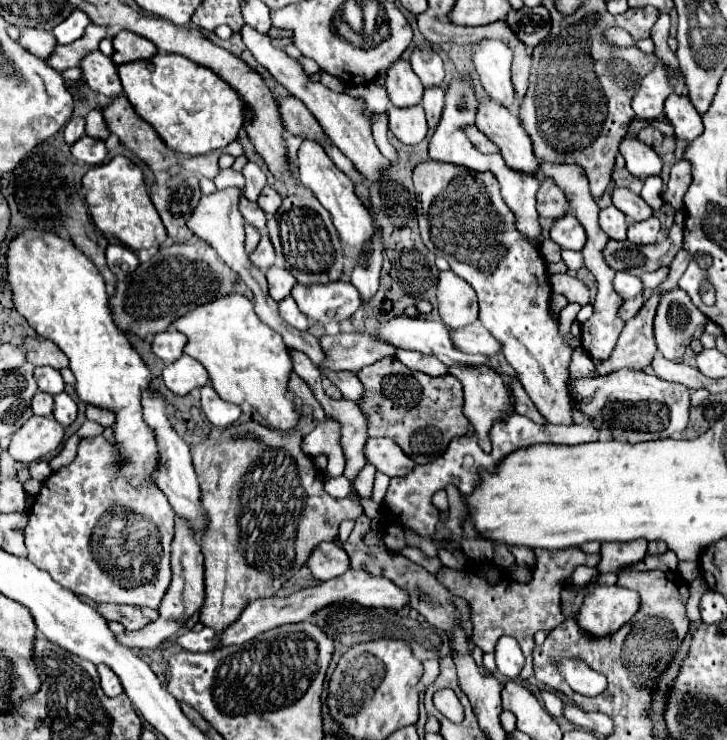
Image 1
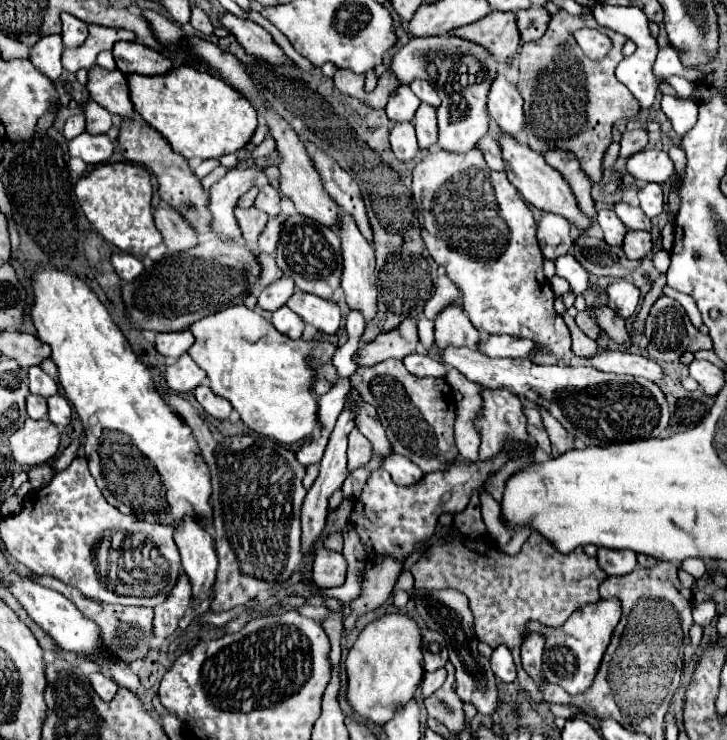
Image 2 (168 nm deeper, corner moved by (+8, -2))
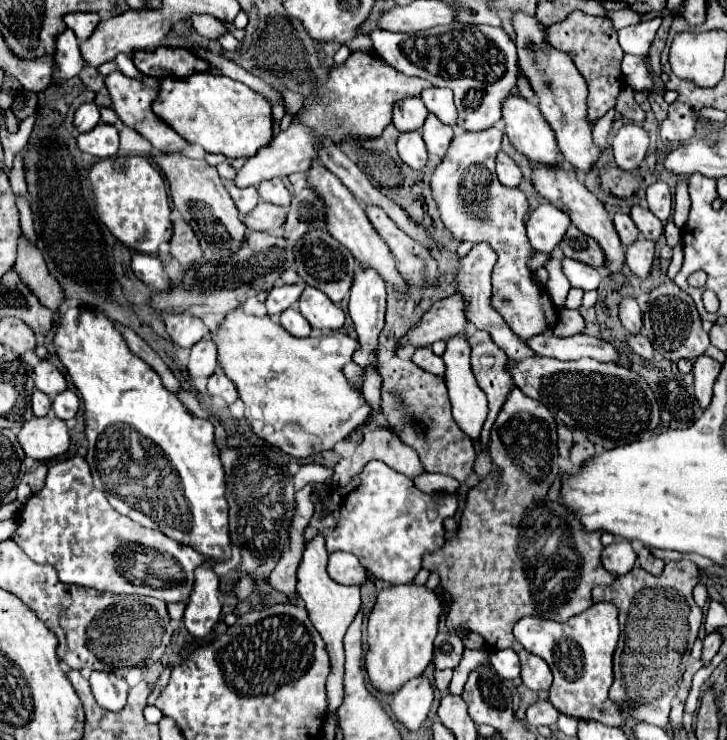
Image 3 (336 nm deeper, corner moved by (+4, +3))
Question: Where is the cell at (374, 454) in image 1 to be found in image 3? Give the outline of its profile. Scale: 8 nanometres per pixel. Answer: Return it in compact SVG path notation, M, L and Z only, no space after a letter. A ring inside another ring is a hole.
M422 472L420 476L416 476L416 480L412 480L414 486L424 492L424 494L438 494L438 492L456 492L460 482L444 476L444 474L430 474L430 472Z

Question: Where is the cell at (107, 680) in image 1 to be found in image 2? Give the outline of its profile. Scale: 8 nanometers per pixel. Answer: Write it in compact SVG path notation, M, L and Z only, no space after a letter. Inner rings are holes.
M90 673L88 675L88 679L90 679L90 683L92 683L92 687L94 687L94 691L100 695L100 699L102 701L112 701L114 699L114 695L118 693L118 683L114 681L114 679L110 679L110 677L106 677L104 673Z

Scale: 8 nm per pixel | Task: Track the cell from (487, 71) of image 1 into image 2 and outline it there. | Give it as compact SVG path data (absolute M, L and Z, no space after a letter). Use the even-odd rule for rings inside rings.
M498 75L492 83L488 95L488 113L510 137L518 137L524 129L524 99L518 89L506 81L504 75Z

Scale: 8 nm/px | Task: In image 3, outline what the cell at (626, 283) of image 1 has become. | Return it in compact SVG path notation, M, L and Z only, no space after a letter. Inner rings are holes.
M624 296L618 304L618 316L620 316L620 322L622 326L626 328L626 332L630 334L638 334L640 332L640 306L636 302L636 298L632 296Z

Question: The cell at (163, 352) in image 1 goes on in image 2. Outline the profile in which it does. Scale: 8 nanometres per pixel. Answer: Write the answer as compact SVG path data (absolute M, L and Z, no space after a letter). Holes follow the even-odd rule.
M188 329L156 335L156 351L166 357L180 357L192 347L192 343L194 343L194 335Z

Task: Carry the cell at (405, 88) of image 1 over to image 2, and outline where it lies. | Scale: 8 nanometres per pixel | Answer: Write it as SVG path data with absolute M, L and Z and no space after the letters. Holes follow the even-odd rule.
M400 85L400 89L396 89L396 93L392 93L392 97L388 99L386 115L388 115L388 119L392 123L412 121L418 105L420 105L420 101L414 97L410 87L408 85Z

